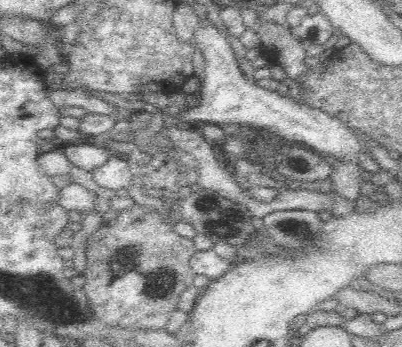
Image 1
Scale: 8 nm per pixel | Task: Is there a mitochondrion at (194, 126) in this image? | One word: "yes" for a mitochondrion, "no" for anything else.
no

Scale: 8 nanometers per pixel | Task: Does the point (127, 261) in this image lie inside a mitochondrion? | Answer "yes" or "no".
yes

